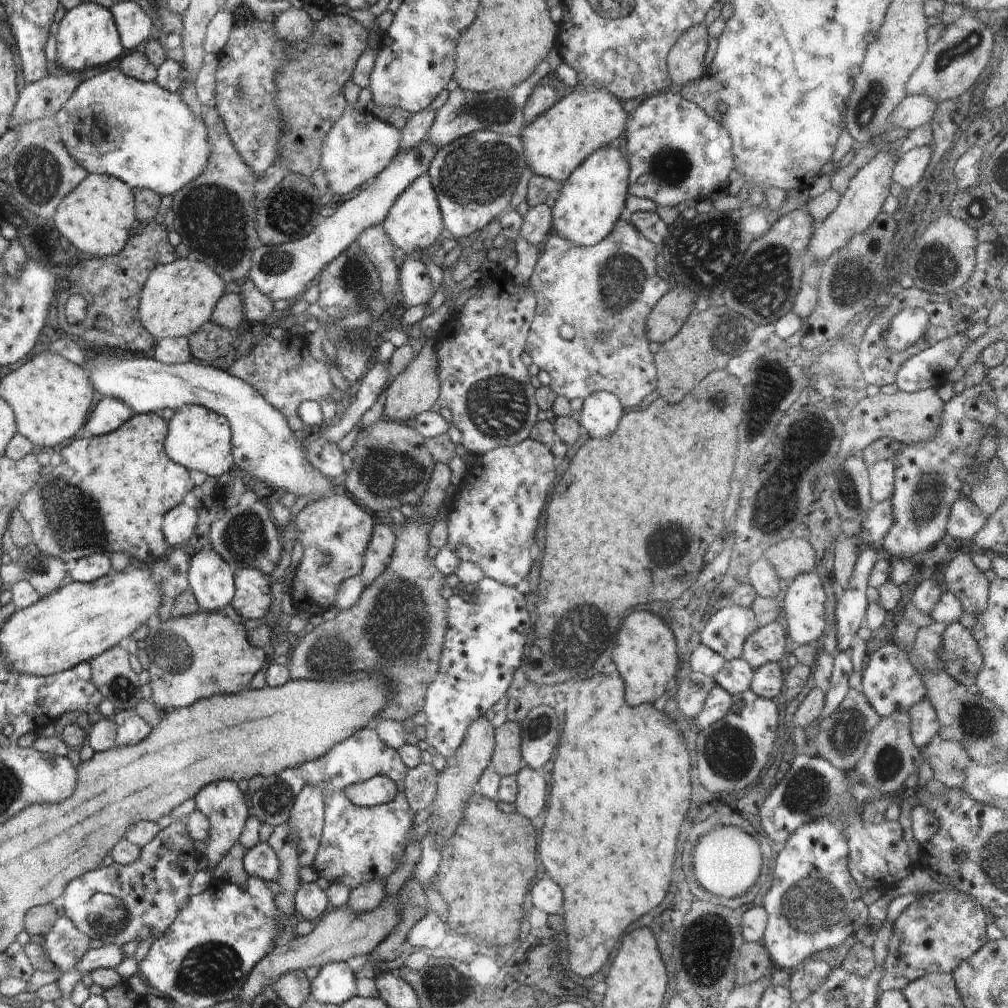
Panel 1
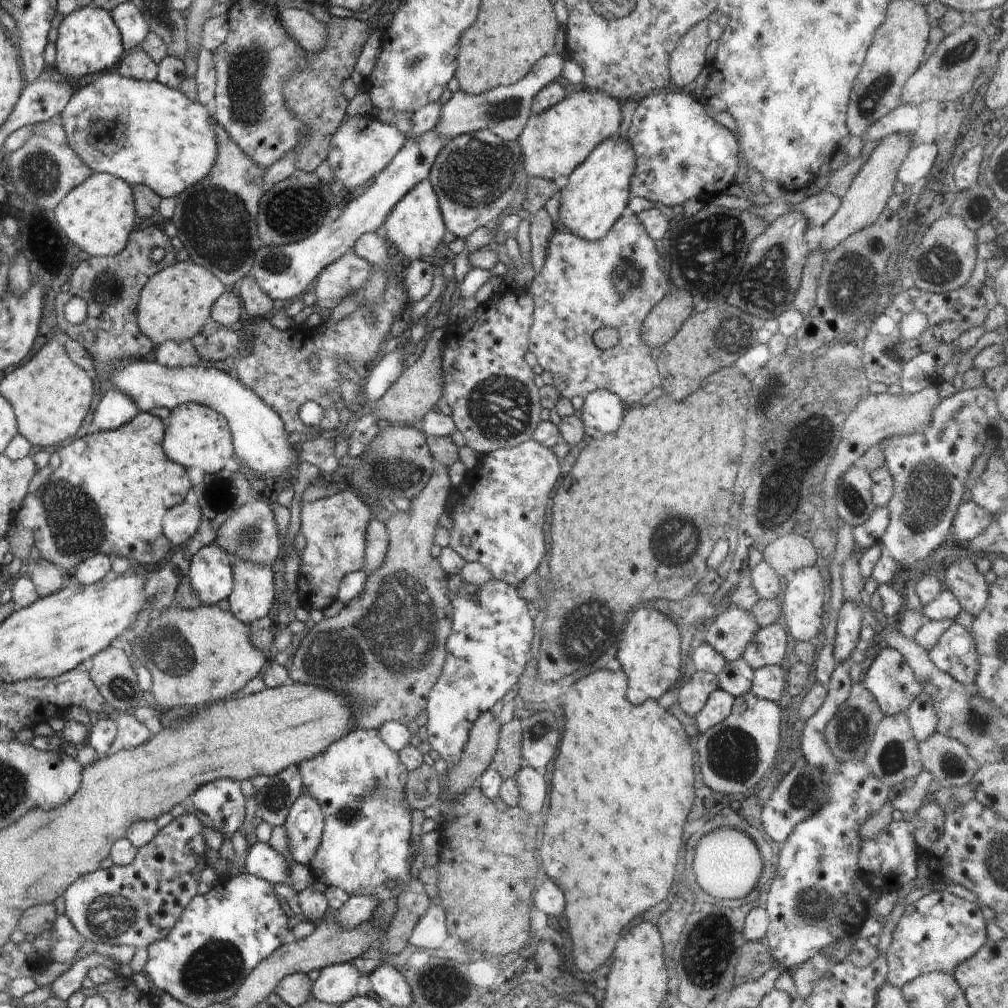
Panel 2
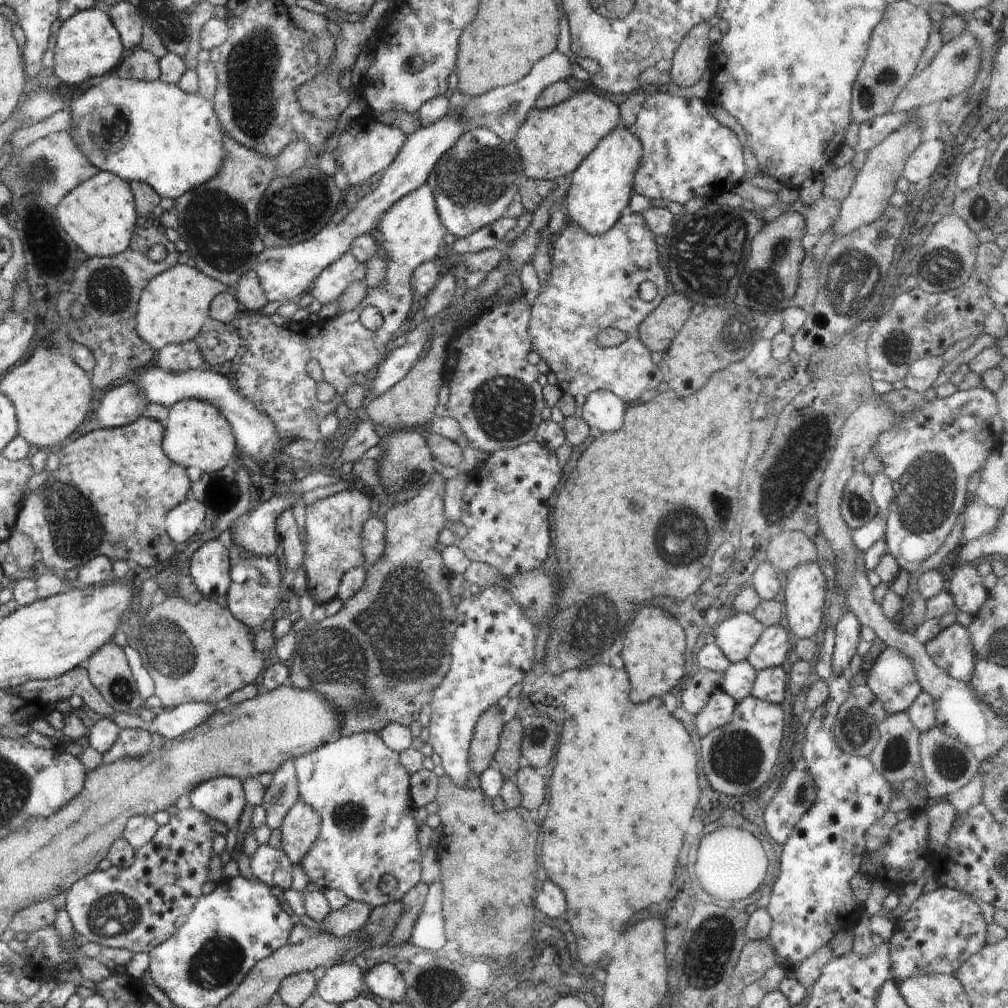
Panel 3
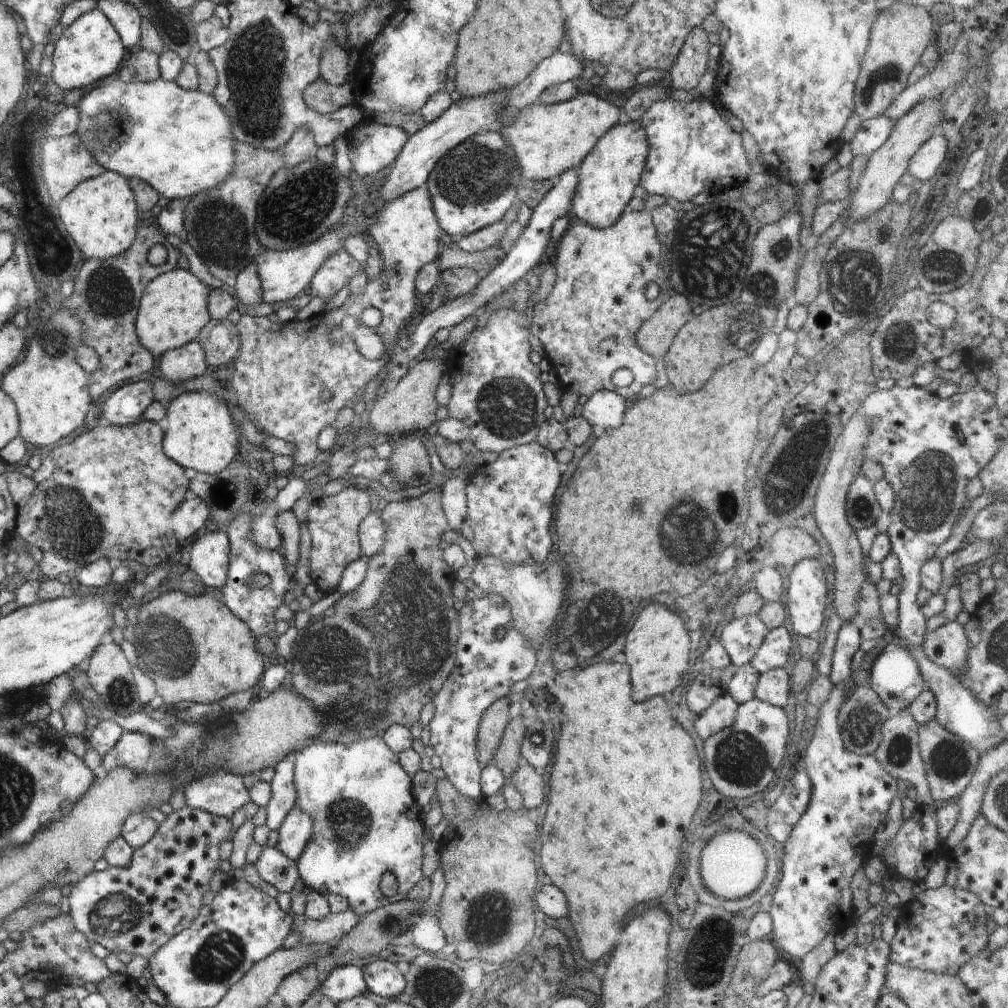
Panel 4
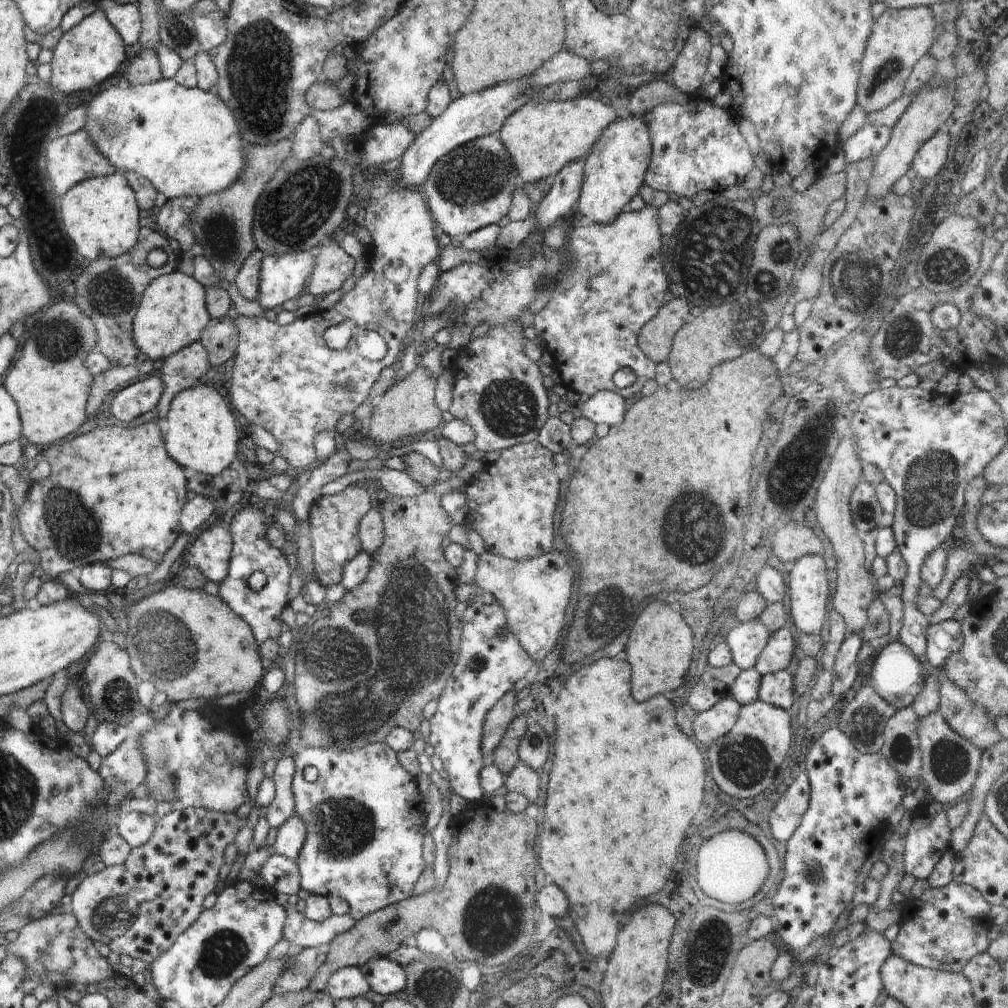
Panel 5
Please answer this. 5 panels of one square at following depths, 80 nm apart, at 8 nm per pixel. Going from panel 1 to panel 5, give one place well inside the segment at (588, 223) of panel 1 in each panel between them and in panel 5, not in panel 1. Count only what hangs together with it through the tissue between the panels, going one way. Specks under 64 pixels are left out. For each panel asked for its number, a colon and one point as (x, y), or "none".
2: (593, 200)
3: (602, 184)
4: (608, 177)
5: (614, 170)

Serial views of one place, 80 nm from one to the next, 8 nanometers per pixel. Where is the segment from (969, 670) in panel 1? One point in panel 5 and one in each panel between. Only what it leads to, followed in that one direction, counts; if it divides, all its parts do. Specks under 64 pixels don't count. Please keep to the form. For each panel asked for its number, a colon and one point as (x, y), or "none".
2: (955, 653)
3: (952, 650)
4: (947, 646)
5: (944, 638)

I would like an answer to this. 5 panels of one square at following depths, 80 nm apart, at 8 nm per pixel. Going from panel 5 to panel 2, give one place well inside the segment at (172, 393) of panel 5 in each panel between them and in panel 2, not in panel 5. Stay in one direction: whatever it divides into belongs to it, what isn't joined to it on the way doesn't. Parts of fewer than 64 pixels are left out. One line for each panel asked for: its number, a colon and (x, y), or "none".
2: (170, 353)
3: (178, 358)
4: (179, 365)

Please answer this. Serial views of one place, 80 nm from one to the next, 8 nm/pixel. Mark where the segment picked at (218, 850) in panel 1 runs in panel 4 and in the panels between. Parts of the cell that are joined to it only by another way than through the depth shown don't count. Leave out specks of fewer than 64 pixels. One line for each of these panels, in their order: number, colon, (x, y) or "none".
2: (222, 800)
3: (223, 798)
4: (221, 793)

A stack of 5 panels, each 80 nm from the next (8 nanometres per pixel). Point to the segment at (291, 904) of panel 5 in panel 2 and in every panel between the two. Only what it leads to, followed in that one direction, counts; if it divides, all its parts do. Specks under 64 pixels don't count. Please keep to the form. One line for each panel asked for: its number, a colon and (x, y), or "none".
2: (359, 909)
3: (344, 922)
4: (328, 931)

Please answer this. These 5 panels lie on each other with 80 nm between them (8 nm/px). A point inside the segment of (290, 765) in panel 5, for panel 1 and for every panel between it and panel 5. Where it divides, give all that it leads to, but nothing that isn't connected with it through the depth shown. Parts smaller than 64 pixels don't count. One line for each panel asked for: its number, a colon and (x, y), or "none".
1: (272, 804)
2: (273, 802)
3: (283, 792)
4: (284, 794)

